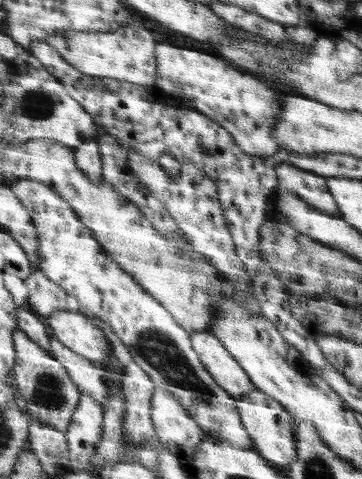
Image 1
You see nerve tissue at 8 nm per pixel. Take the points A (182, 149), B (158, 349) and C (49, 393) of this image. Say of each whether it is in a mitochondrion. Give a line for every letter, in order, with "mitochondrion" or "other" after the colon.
A: mitochondrion
B: mitochondrion
C: mitochondrion

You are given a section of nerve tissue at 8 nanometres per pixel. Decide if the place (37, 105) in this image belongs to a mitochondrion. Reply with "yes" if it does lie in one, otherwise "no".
yes

